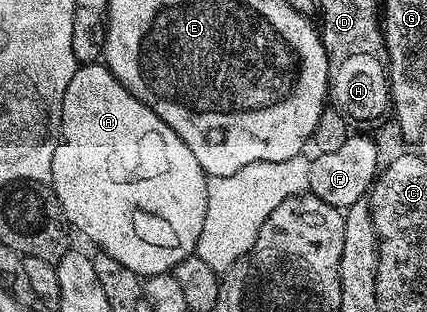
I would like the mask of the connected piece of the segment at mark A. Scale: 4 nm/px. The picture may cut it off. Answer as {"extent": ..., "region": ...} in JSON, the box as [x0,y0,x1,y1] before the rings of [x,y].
{"extent":[50,62,209,275],"region":[[[103,62],[82,63],[77,66],[74,77],[70,77],[70,85],[66,85],[66,97],[62,97],[60,140],[54,149],[54,165],[50,180],[52,192],[58,197],[69,224],[75,230],[77,227],[90,242],[100,246],[99,250],[103,254],[114,257],[114,261],[122,261],[122,265],[126,265],[126,269],[130,269],[135,275],[167,275],[196,250],[198,237],[202,233],[202,221],[206,221],[208,181],[209,176],[204,174],[202,165],[198,165],[198,157],[194,157],[194,153],[186,149],[182,137],[178,137],[178,133],[174,133],[174,129],[170,129],[170,125],[166,125],[166,121],[162,121],[162,117],[158,117],[154,109],[138,101],[138,97],[134,97],[134,93],[130,93],[130,89],[126,89],[126,85],[122,85],[122,81],[118,81],[118,77],[114,77],[114,73],[110,73],[110,69],[105,67]]]}

